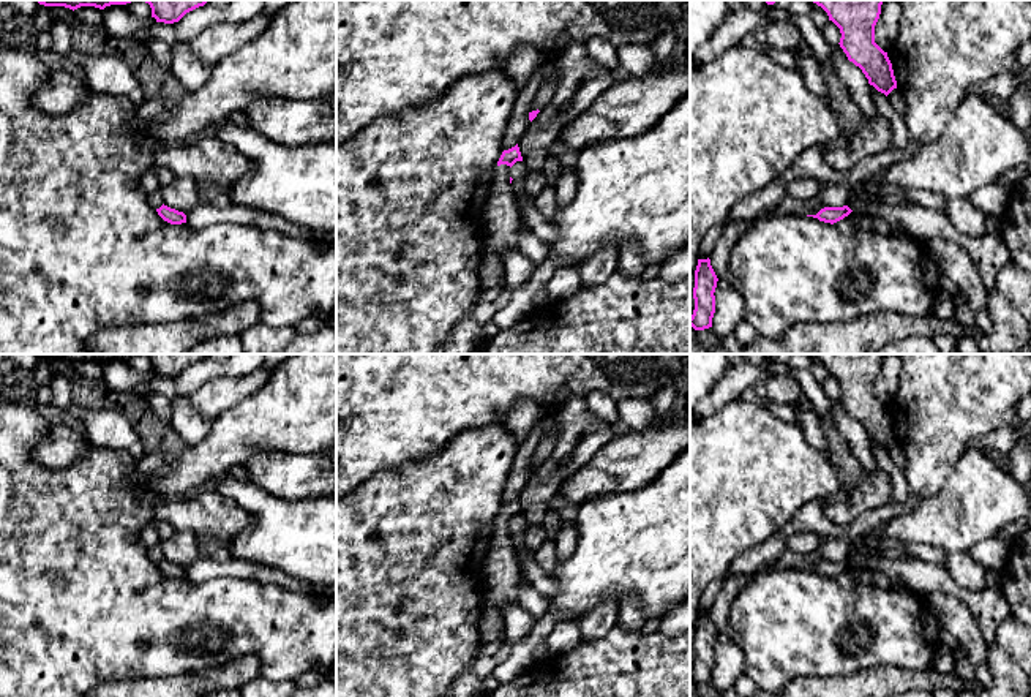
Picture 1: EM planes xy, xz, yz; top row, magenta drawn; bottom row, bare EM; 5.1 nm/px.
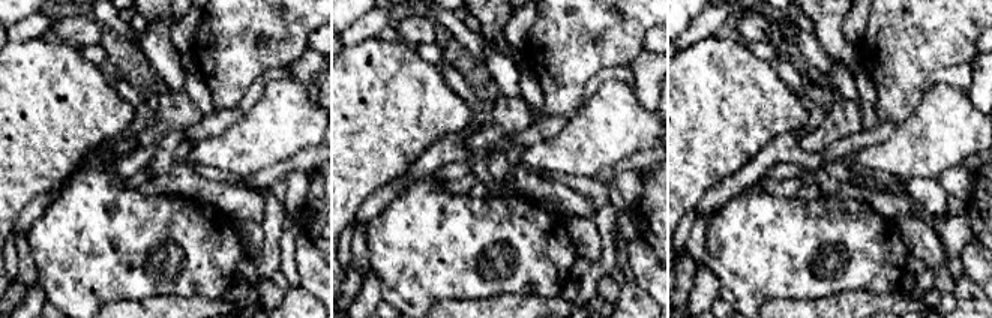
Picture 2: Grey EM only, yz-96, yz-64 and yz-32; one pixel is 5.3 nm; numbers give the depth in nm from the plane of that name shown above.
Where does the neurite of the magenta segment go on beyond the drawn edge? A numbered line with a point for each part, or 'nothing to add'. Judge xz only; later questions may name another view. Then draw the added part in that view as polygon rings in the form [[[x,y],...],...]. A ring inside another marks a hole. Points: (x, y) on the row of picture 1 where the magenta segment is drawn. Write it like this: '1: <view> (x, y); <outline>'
1: xz (501, 217); [[[507,164],[496,166],[483,212],[485,229],[501,259],[510,250],[516,250],[516,232],[521,221],[519,205],[510,183],[510,171],[512,168]]]

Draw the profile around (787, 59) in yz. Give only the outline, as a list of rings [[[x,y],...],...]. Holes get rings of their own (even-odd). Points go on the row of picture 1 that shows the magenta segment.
[[[766,46],[764,52],[778,65],[791,70],[797,70],[797,60],[794,57],[794,52],[789,51],[780,51],[772,46]]]

